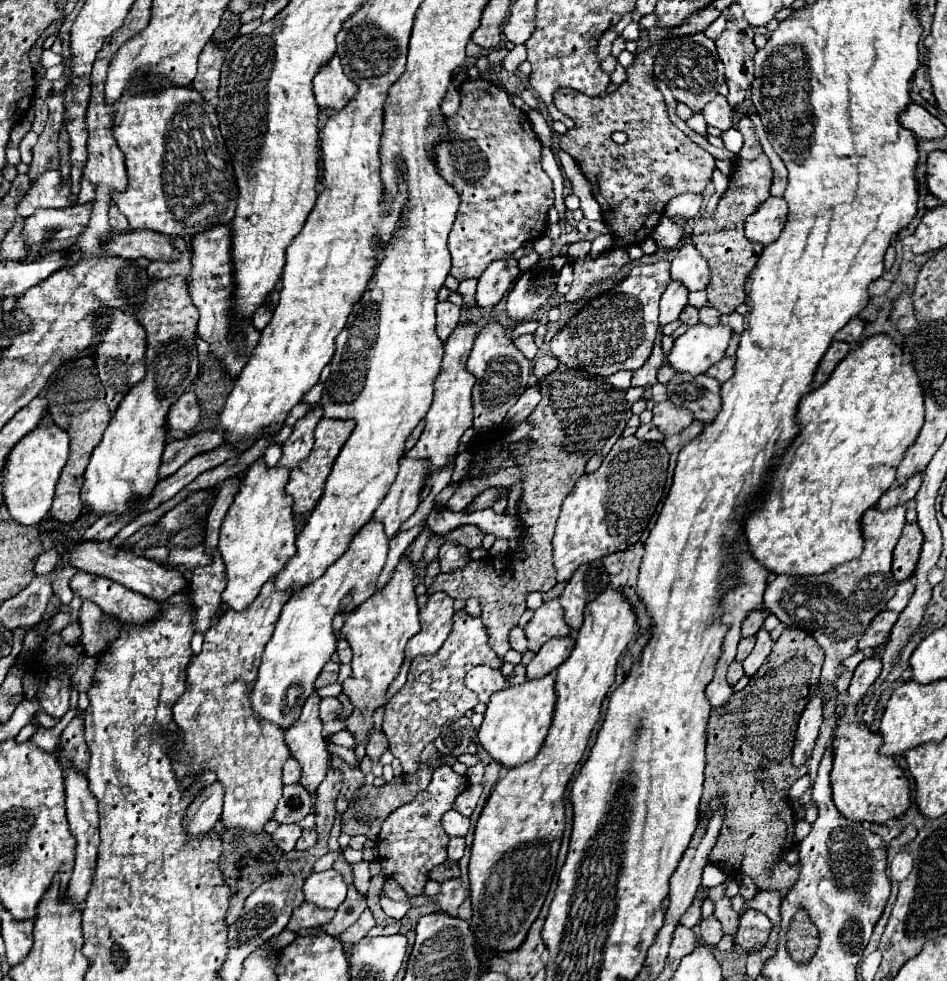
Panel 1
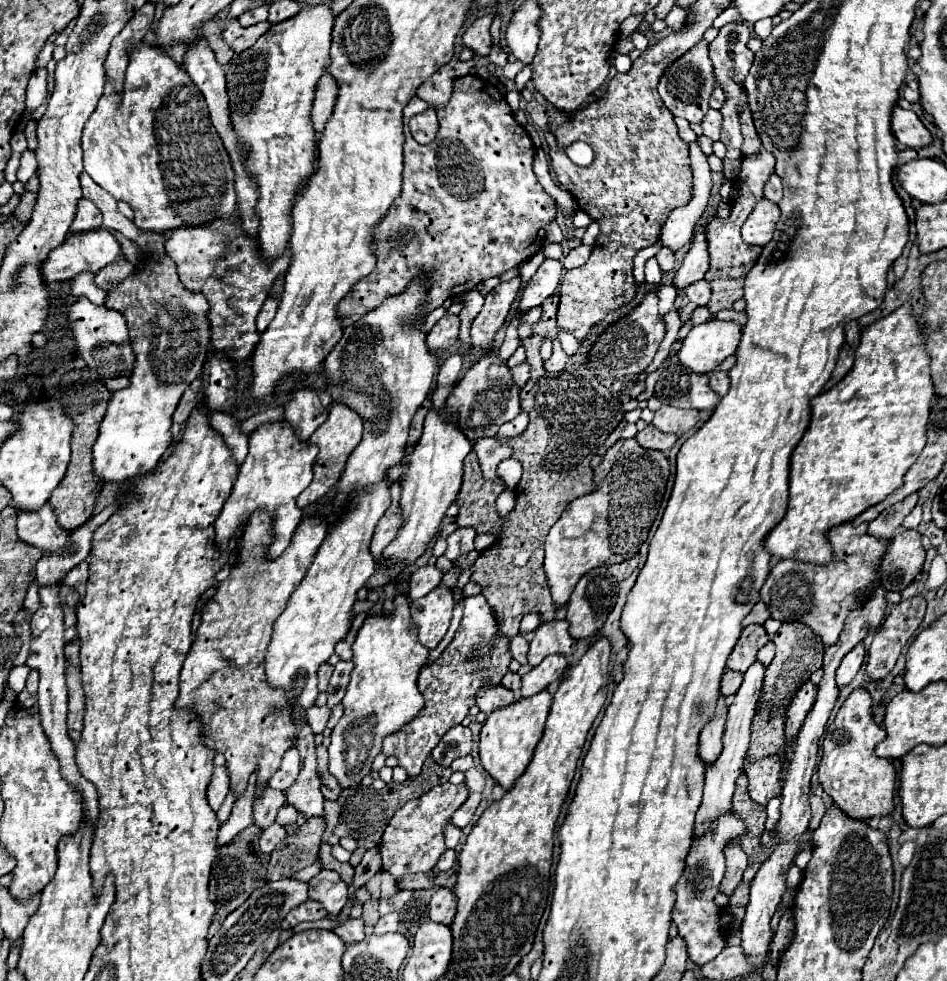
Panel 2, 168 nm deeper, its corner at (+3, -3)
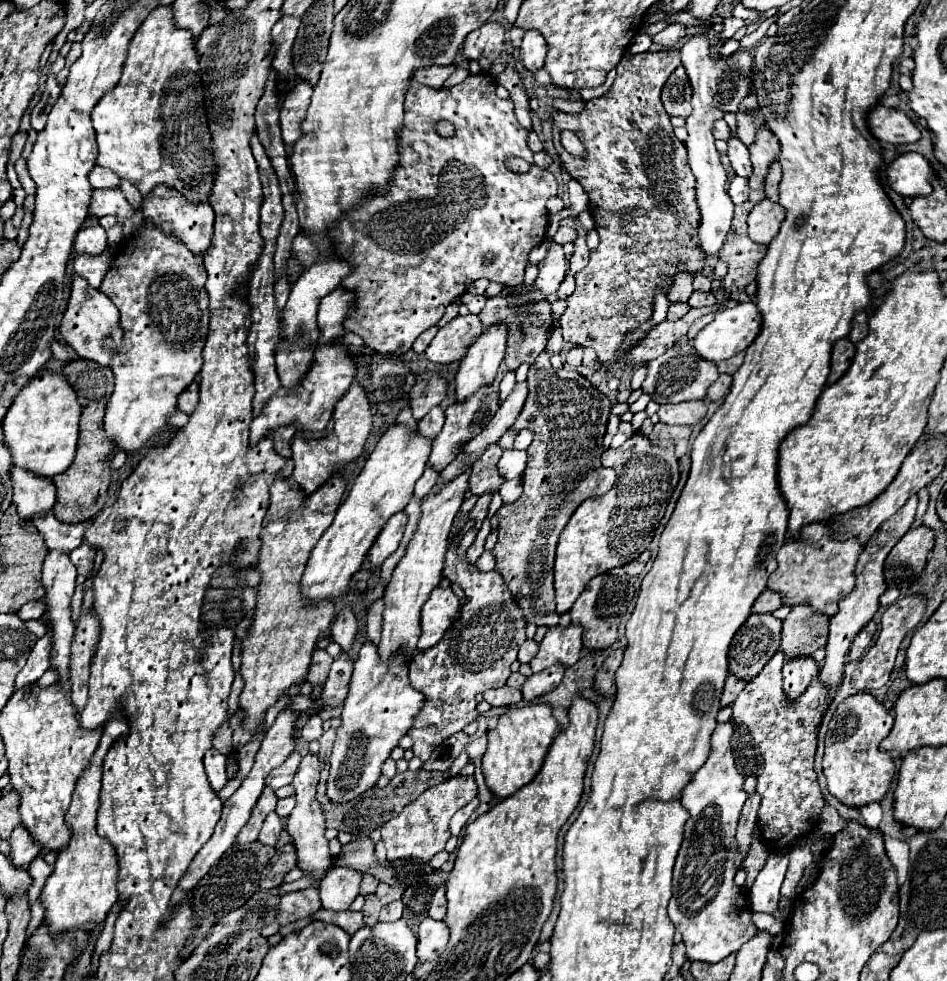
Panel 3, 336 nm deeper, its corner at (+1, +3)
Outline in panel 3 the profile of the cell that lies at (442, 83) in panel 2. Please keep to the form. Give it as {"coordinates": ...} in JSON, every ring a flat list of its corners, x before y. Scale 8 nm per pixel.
{"coordinates":[[454,64,450,66,430,66,426,70,418,70,418,74,414,74,414,82,420,82,424,86,430,86,430,88,442,88,444,86,444,80,454,72]]}

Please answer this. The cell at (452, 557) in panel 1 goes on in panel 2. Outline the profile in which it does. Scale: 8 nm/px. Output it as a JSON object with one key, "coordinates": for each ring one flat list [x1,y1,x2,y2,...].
{"coordinates":[[458,526,450,536,448,536,448,548,446,548,446,558,448,560,456,560,462,554,468,554,470,550,474,550,474,538,476,538,476,530,474,528,462,528]]}

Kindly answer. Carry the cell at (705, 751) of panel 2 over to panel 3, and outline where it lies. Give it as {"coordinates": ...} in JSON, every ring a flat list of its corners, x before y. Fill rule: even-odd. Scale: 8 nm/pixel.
{"coordinates":[[730,722,716,726,710,736,708,760,682,792,682,806,690,812,690,818,684,826,684,842,676,858,672,898,668,904,668,916,682,932,688,958,710,964,720,962,722,952,738,952,746,938,758,932,750,920,746,894,734,884,734,874,742,868,742,856,736,850,734,834,748,794,742,788,744,776,738,774,734,764,730,748,732,734,734,726],[690,902,704,902,704,906,694,910]]}

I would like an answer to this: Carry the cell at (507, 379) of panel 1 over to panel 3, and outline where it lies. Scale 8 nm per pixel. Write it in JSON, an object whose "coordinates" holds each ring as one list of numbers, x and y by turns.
{"coordinates":[[484,384,484,386,480,386,472,396,468,396,466,400,448,406,448,408,446,408,444,428,442,428,442,432,438,434,438,438,436,438,434,444,432,444,432,452,430,452,428,462,430,462,438,472,444,470,444,468,456,458,458,446,462,446,464,442,472,440,472,438,480,432,480,428,484,428,484,426,492,420,492,416,496,414,498,408,500,408,500,394,498,394,496,386,492,386,492,384]]}

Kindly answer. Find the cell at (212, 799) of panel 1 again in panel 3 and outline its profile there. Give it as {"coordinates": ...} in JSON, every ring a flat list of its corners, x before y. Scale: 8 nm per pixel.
{"coordinates":[[210,750,204,758,204,768,206,768,206,774,208,774,208,780,212,784,212,790,218,794,226,782,228,782,228,776,226,776,226,756,220,754,218,750]]}

